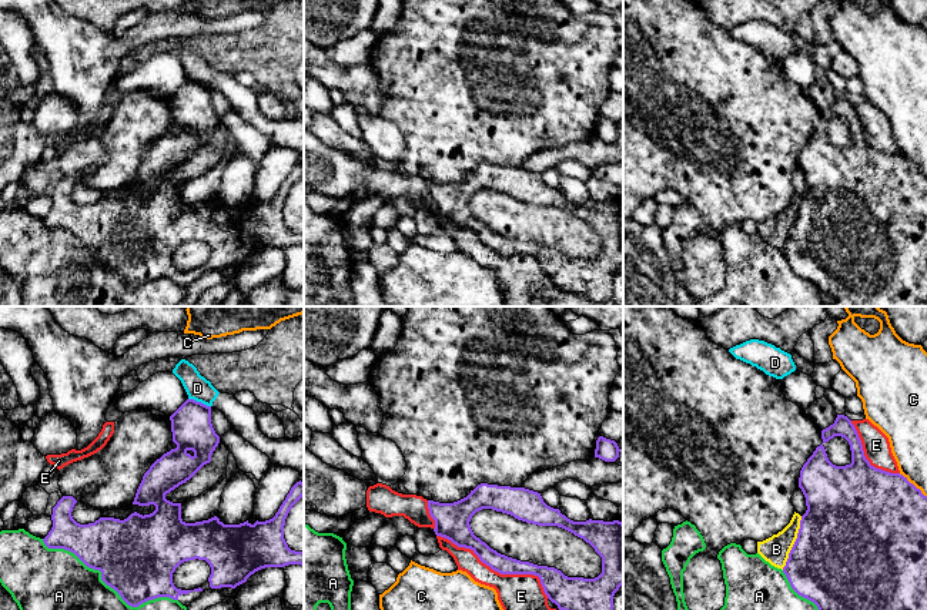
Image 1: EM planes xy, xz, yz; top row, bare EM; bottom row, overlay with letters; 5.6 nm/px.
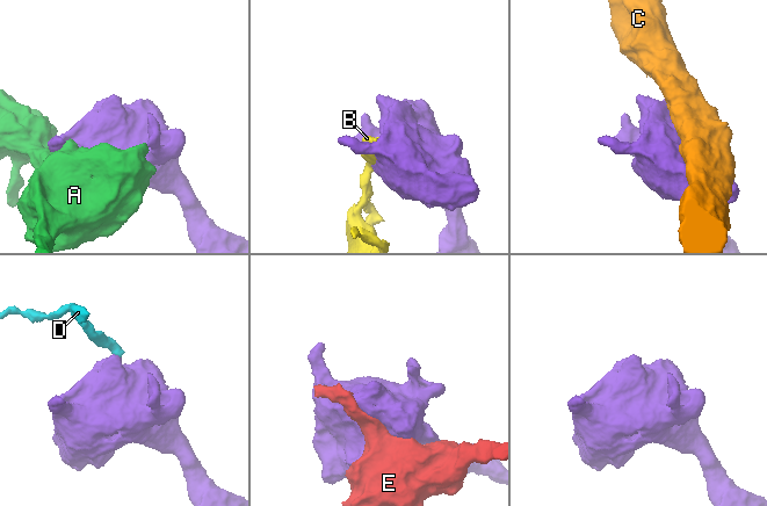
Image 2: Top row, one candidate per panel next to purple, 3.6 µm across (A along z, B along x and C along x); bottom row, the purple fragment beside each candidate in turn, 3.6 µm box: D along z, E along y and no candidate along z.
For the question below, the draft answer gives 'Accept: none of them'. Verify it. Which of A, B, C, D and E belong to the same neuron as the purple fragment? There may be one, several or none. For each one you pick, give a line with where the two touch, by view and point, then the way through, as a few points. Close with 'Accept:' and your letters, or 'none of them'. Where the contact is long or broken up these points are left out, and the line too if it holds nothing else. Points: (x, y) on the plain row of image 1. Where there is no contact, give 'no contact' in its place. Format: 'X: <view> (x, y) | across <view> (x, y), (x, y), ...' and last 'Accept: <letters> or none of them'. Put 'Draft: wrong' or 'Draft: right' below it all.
Accept: none of them
Draft: right

